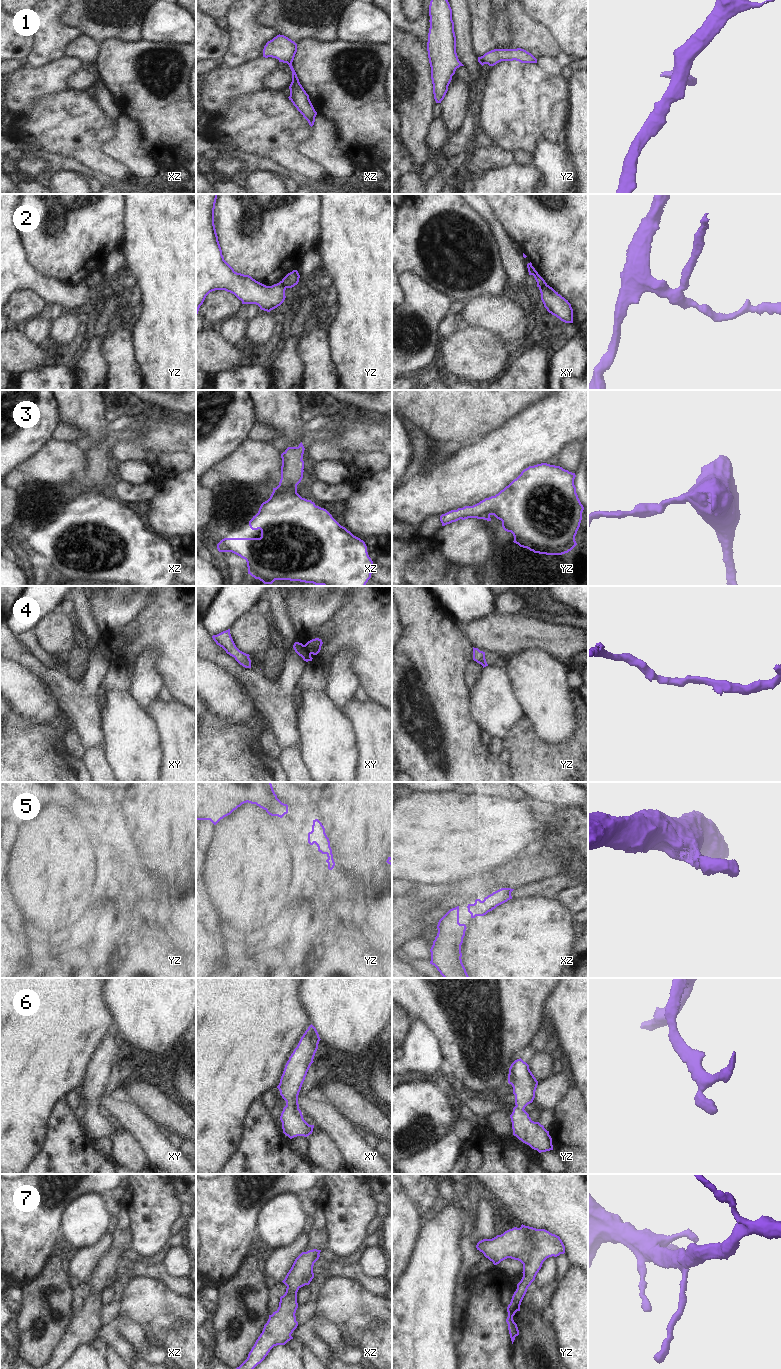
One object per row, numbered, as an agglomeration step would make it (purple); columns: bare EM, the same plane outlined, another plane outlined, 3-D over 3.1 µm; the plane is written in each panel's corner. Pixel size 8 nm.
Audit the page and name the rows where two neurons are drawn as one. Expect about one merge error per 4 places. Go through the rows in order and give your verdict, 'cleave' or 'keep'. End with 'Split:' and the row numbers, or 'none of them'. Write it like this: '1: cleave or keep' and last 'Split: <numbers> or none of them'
1: keep
2: cleave
3: keep
4: keep
5: keep
6: keep
7: keep
Split: 2

